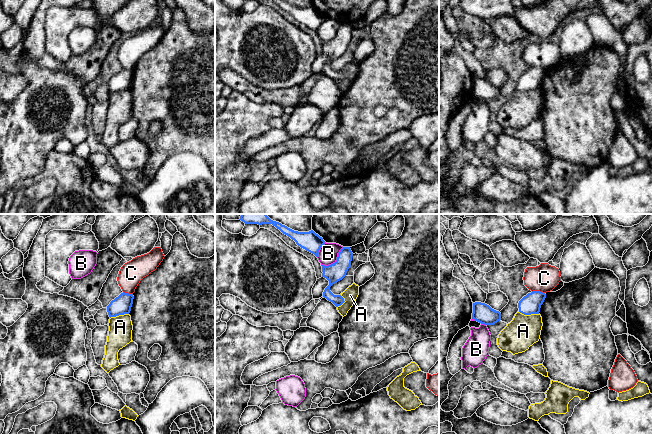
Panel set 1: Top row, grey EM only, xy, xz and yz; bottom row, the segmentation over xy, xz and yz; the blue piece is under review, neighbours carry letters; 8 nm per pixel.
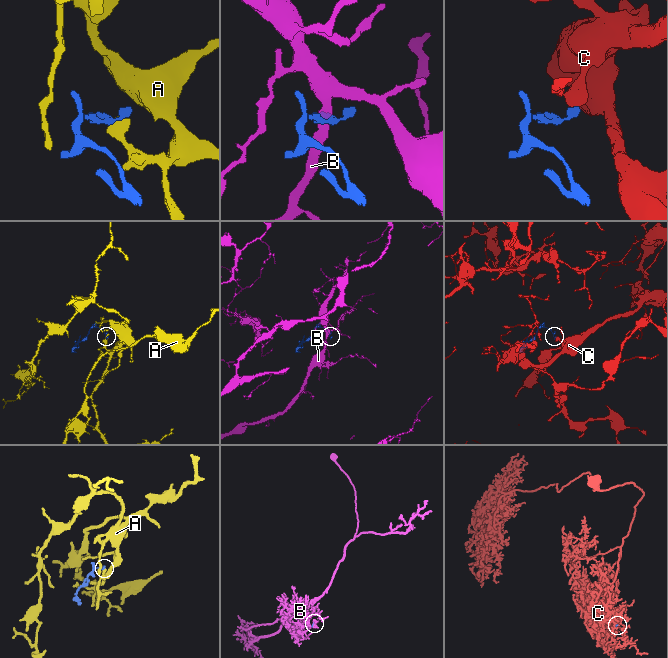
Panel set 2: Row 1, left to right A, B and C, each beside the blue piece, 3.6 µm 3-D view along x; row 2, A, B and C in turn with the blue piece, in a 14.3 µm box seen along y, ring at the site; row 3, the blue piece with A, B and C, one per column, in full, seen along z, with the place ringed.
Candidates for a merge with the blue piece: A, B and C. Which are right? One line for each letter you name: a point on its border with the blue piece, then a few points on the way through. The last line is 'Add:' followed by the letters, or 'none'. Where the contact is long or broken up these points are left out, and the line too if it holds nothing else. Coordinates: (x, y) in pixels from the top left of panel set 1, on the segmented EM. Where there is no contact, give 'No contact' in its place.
Add: none

